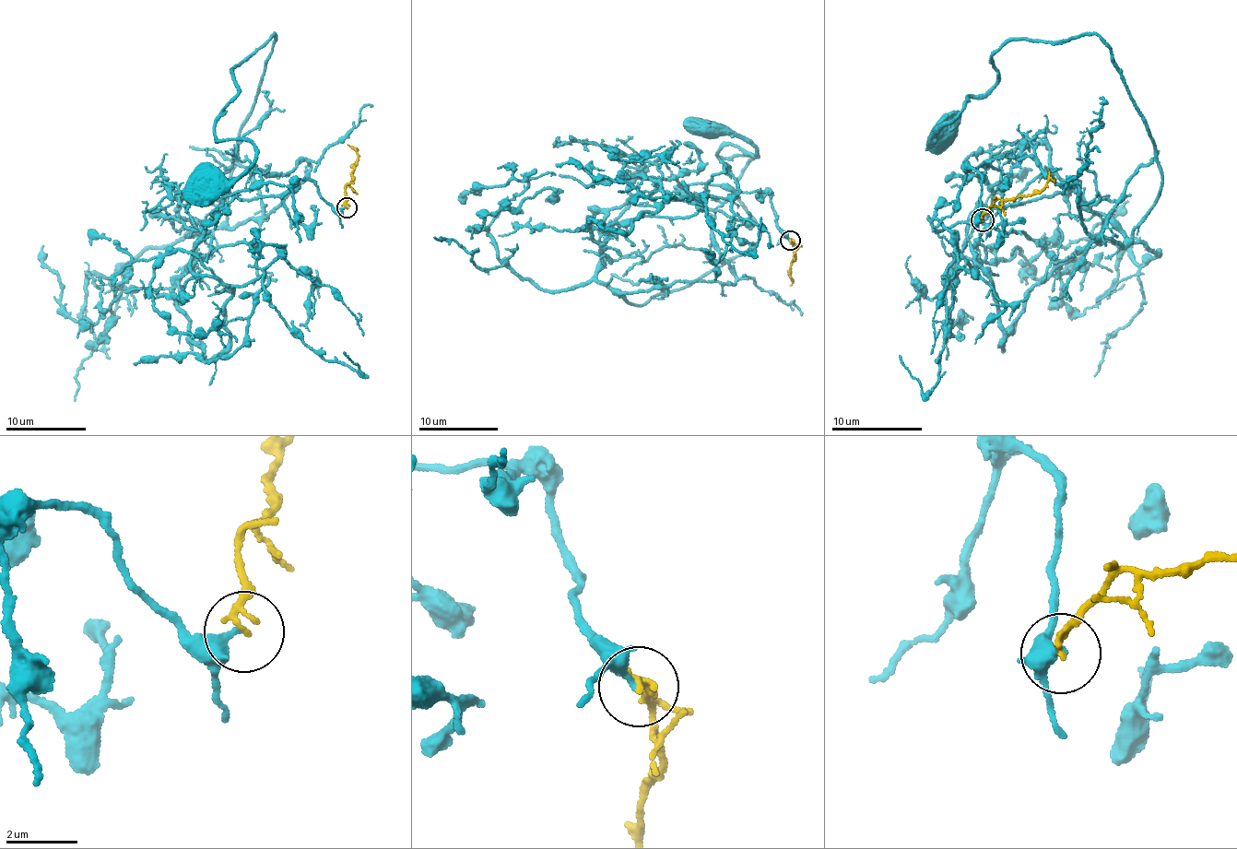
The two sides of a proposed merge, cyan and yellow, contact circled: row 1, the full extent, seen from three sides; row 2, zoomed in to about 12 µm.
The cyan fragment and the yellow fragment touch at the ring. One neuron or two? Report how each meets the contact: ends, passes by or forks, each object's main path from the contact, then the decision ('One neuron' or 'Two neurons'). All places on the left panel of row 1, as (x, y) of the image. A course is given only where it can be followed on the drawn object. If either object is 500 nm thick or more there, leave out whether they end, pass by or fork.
At the ring cyan ends. At the ring yellow ends. Course of cyan: (346, 207), (256, 166), (310, 174), (229, 227), (276, 33), (229, 68), (213, 128), (252, 165), (198, 186). Course of yellow: (346, 207), (347, 183), (355, 180), (352, 173), (358, 162), (357, 153), (347, 145). Two neurons

